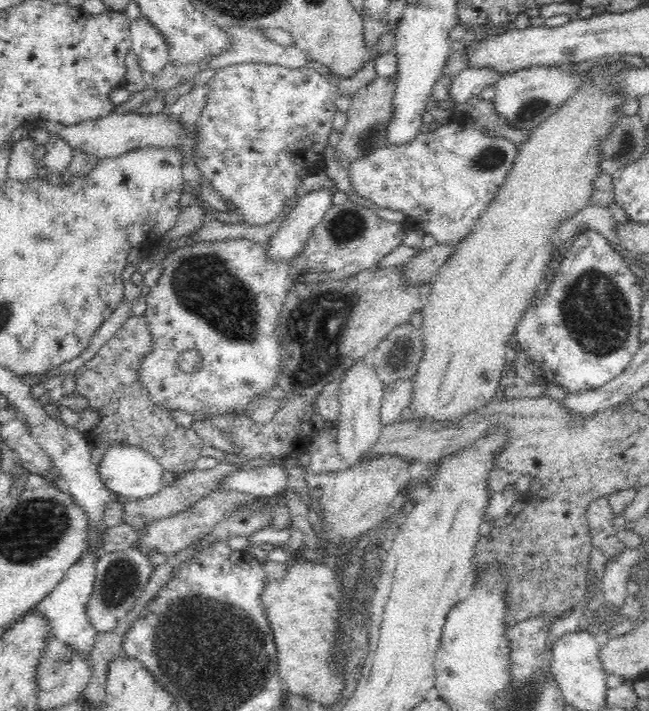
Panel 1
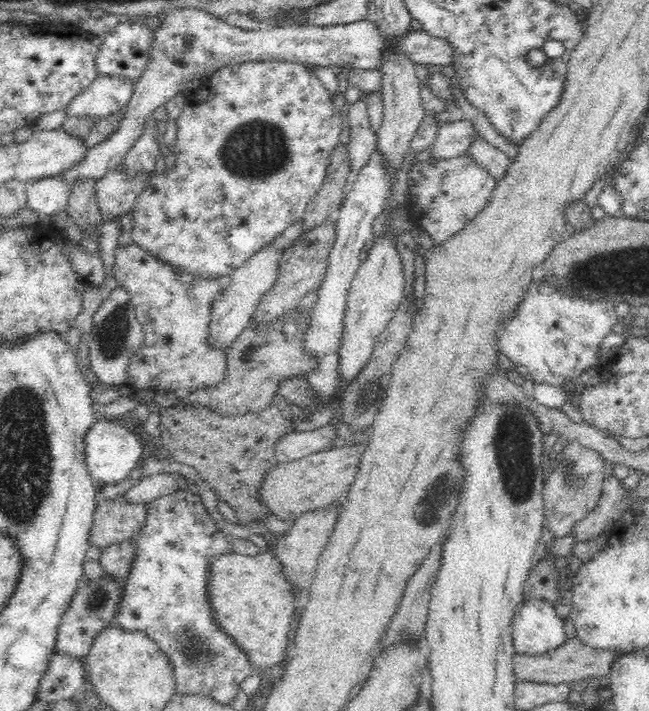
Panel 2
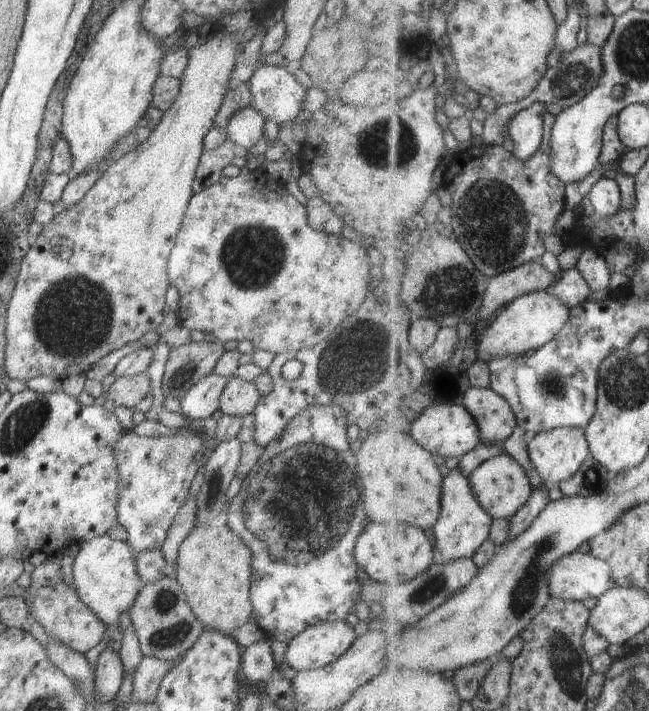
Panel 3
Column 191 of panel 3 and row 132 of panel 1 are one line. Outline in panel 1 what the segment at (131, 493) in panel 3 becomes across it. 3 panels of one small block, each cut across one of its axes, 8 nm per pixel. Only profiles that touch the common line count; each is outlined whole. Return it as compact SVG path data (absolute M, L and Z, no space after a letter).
M462 116L460 122L439 124L435 131L418 133L414 140L399 145L384 145L374 152L368 153L361 159L349 164L349 180L351 188L356 190L358 196L371 200L374 207L392 208L402 211L406 218L404 226L406 230L424 231L432 234L438 244L458 243L474 229L478 216L486 210L486 206L492 203L494 196L498 194L498 188L510 168L514 166L514 160L518 156L516 143L492 132L478 129L472 117Z

